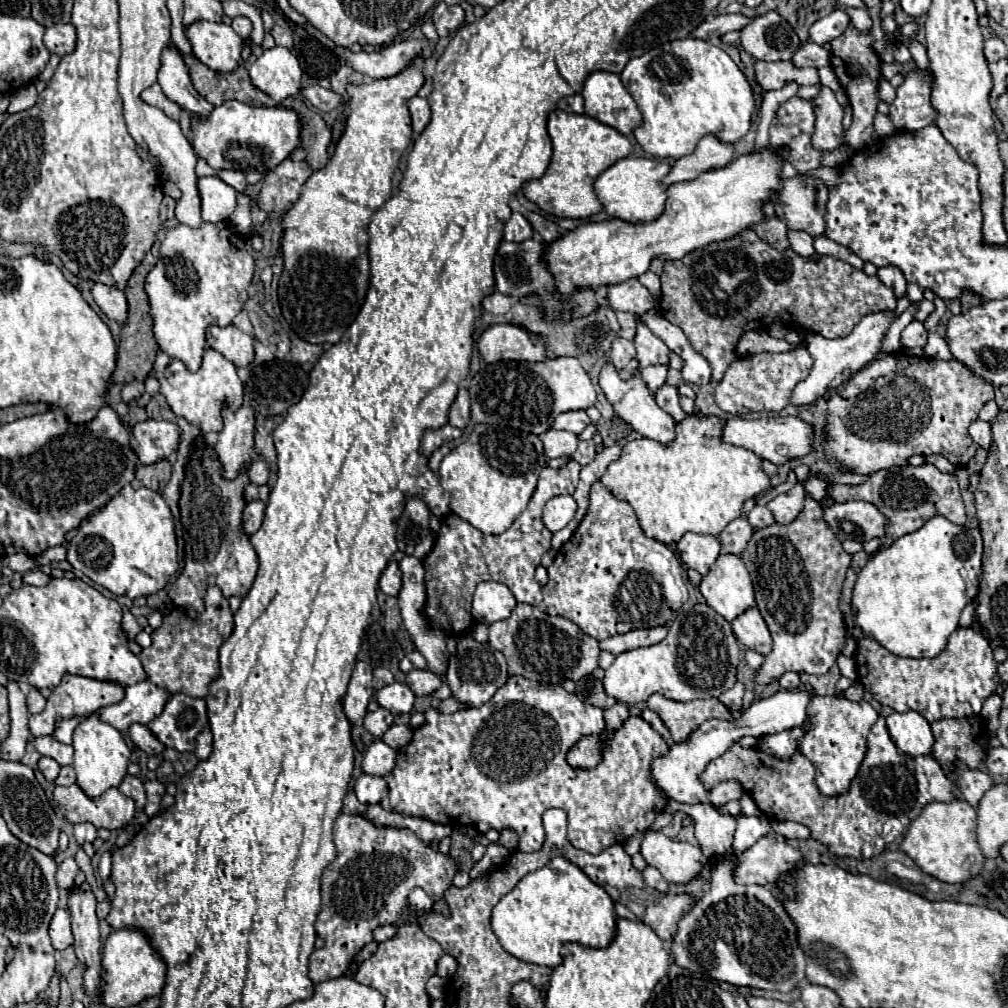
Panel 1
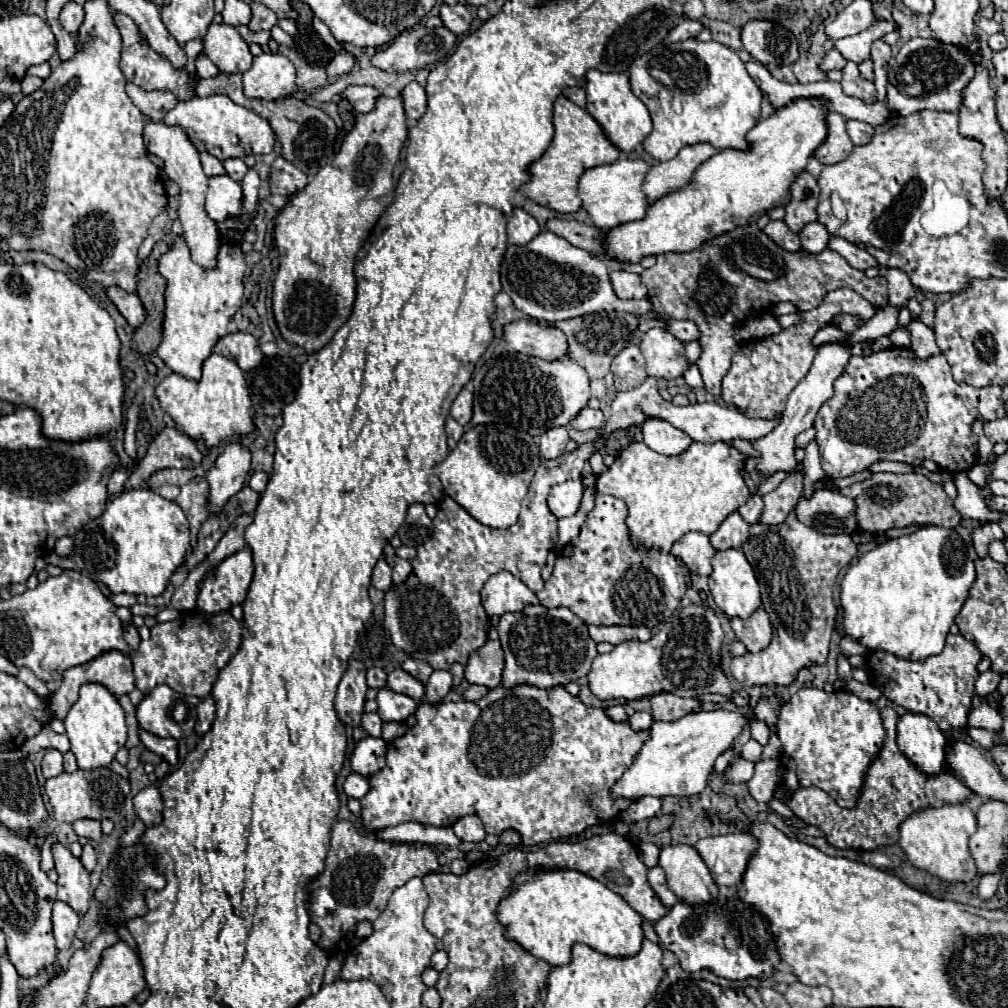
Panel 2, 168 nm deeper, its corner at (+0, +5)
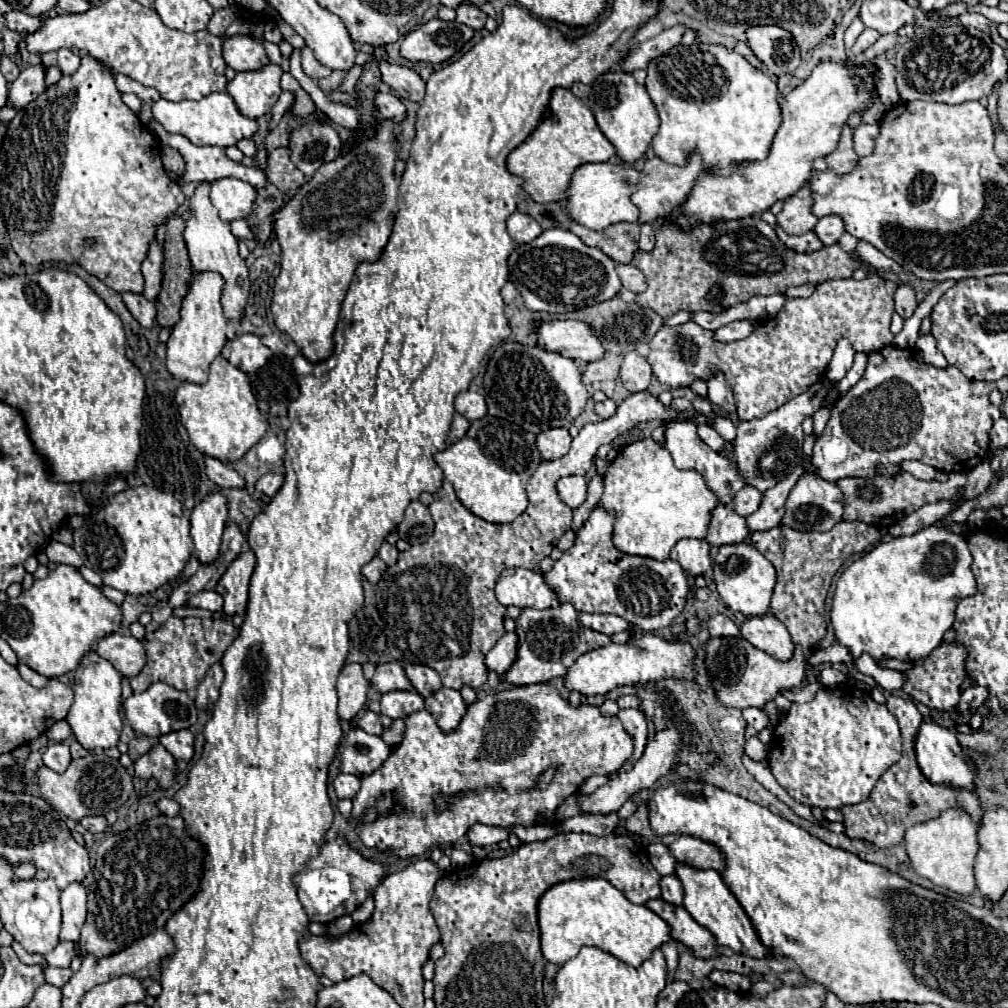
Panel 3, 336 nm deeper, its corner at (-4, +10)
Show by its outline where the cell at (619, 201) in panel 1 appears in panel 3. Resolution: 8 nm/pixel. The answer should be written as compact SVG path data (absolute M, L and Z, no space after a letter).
M603 162L603 164L583 164L575 170L571 186L567 190L567 212L571 218L591 230L605 230L617 222L637 222L639 208L631 202L631 194L637 190L641 172L629 164Z

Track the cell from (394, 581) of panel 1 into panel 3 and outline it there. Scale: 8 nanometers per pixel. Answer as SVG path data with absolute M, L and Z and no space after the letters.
M373 558L367 566L363 566L363 576L371 582L371 584L377 584L379 580L381 580L381 576L383 576L383 572L387 570L387 566L385 566L385 562L381 562L381 558Z

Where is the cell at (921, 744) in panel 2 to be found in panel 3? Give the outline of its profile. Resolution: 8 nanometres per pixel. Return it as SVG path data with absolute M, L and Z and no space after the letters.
M923 720L917 730L917 736L915 736L915 754L917 754L919 768L927 776L927 780L931 780L935 784L949 784L953 788L959 788L959 796L957 796L959 806L965 812L969 812L975 822L979 822L983 812L979 808L977 794L973 792L975 774L973 774L973 768L969 766L969 758L965 756L965 752L961 750L961 746L957 742L957 736L949 728L941 726L933 720Z

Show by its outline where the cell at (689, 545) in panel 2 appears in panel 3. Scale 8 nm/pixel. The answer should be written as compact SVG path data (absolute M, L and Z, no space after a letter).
M683 538L683 540L679 540L671 550L671 558L677 560L683 566L683 570L687 570L693 576L705 574L711 568L709 542L699 540L699 538Z

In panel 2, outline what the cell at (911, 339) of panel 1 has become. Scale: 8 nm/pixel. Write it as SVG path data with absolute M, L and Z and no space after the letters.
M911 321L909 323L909 331L911 331L911 351L921 357L927 359L929 355L939 355L939 347L935 343L935 335L933 329L923 325L921 321Z

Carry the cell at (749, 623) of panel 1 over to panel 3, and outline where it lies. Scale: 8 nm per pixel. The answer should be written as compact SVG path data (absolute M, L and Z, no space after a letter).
M773 614L747 618L741 626L741 636L755 648L771 654L773 658L787 660L793 654L793 642L783 622Z

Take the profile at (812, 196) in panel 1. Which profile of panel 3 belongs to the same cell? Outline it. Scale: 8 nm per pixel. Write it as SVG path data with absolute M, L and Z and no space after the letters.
M805 184L797 194L785 200L783 210L777 214L777 224L787 232L787 234L805 234L813 230L817 224L817 216L813 214L813 194L811 186Z

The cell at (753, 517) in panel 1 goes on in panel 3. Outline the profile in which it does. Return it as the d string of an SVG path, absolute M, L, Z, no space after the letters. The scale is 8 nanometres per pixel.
M745 486L745 490L739 490L739 492L735 494L733 510L735 510L739 516L749 516L749 514L753 514L753 512L759 508L761 498L763 498L763 494L761 494L757 488Z

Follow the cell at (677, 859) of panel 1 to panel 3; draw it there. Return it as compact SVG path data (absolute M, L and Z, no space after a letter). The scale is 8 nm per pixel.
M677 862L675 874L681 880L683 890L685 890L685 898L683 898L685 910L693 916L693 920L697 924L705 926L715 936L719 946L725 946L725 948L729 948L733 952L753 956L753 958L761 958L761 956L767 954L767 948L761 944L753 924L749 922L749 916L745 914L745 910L741 908L737 898L733 898L731 890L727 888L727 884L725 884L725 880L721 878L719 872L699 870L699 868L693 868L689 864Z

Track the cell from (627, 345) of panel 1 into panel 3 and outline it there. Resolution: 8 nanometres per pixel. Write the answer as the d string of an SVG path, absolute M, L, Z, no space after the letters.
M629 352L629 354L625 354L625 358L623 358L619 378L621 378L623 386L625 386L629 392L647 390L651 378L653 378L653 370L651 370L647 358L639 356L637 352Z

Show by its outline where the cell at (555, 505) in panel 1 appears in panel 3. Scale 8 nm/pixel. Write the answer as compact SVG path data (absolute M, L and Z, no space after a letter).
M567 476L557 482L557 492L569 508L579 508L587 498L587 482L583 476Z

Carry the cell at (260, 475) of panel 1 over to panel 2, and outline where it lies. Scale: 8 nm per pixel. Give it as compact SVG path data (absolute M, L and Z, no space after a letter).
M257 471L257 473L253 473L251 479L249 479L249 487L251 487L253 491L257 491L257 493L263 493L265 487L267 487L267 481L269 481L269 475L263 473L263 471Z

